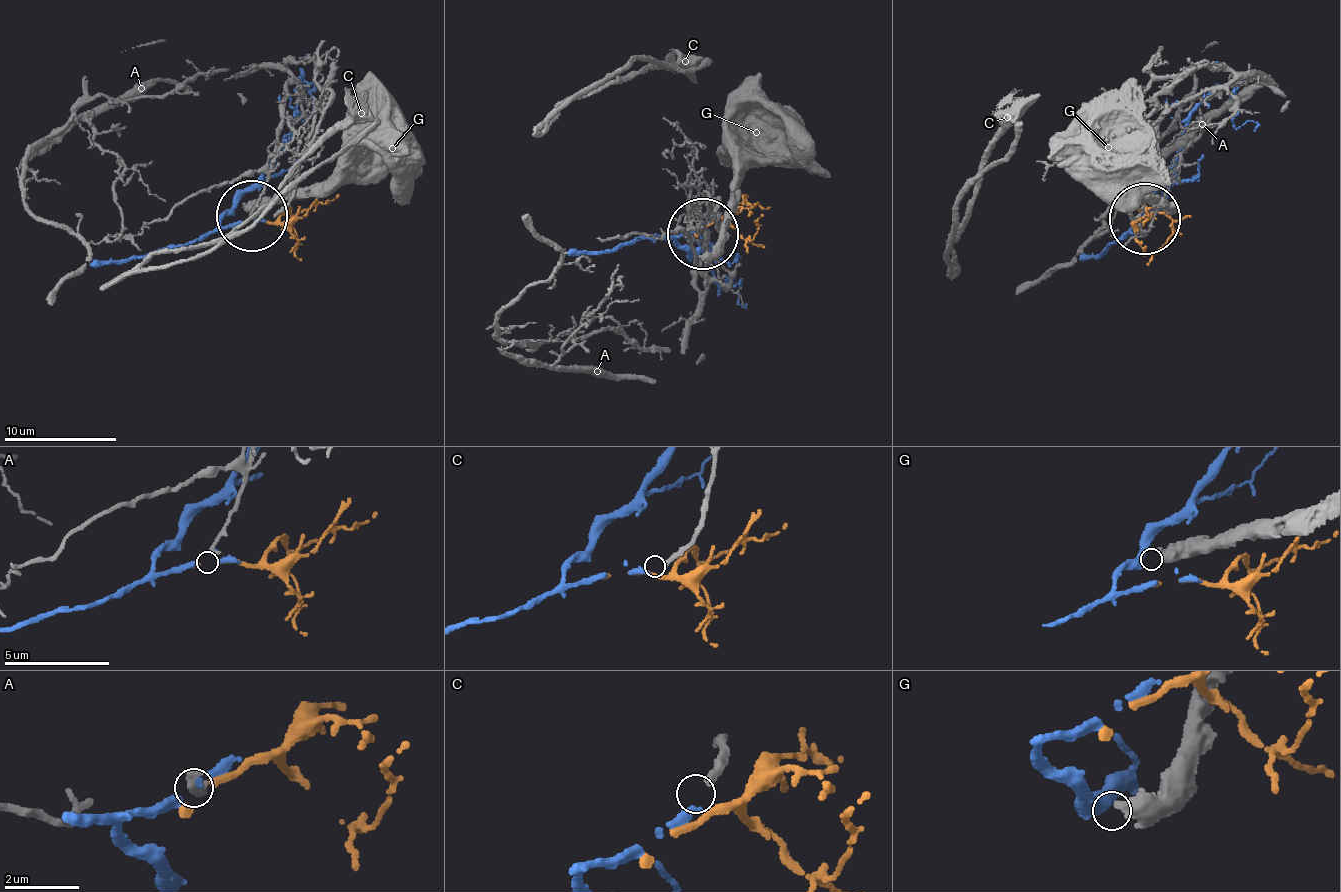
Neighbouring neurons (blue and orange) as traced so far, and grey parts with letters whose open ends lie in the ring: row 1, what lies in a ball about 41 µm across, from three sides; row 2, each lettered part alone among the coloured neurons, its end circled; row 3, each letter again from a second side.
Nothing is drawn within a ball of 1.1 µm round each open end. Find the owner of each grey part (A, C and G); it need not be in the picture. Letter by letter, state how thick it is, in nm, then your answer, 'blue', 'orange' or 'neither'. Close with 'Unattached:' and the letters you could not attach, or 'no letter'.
A: calibre 200 nm; neither
C: calibre 240 nm; blue
G: calibre 600 nm; neither
Unattached: A, G

